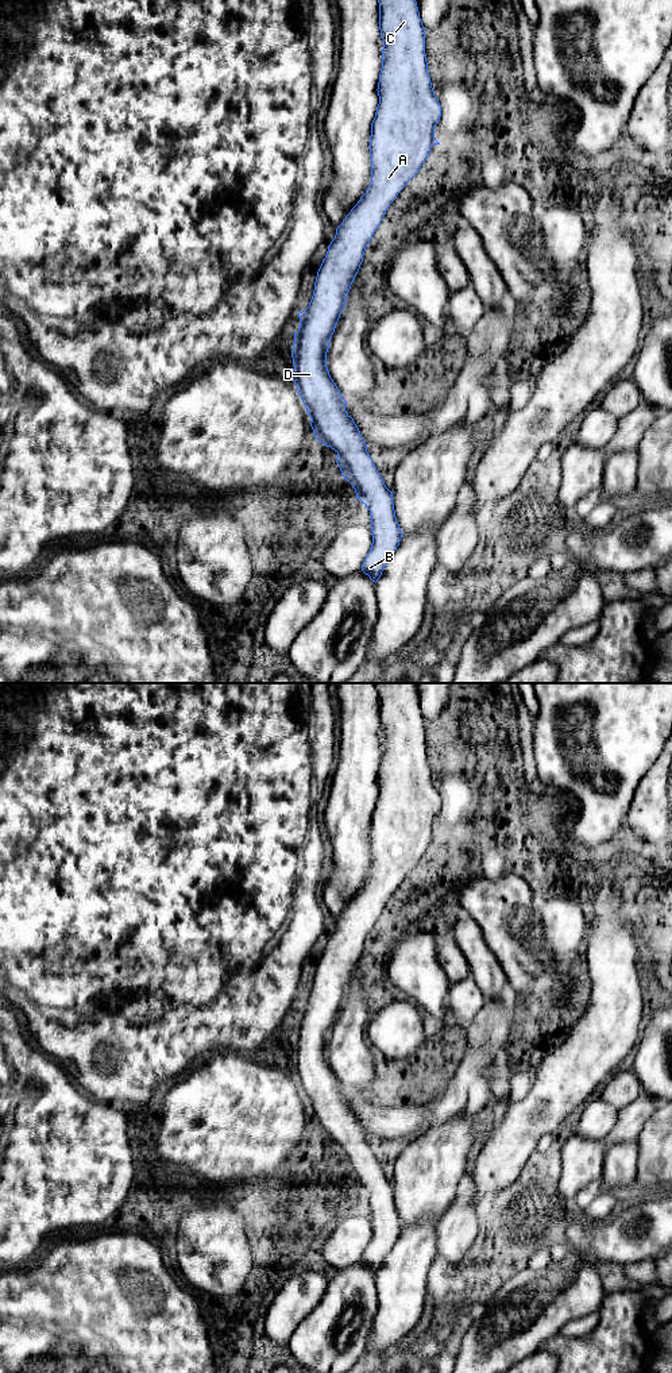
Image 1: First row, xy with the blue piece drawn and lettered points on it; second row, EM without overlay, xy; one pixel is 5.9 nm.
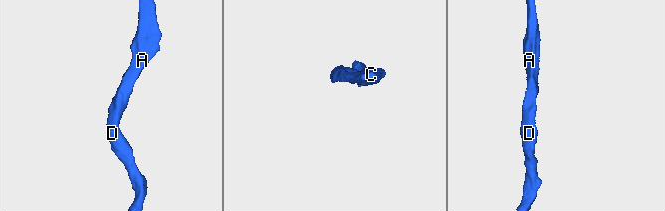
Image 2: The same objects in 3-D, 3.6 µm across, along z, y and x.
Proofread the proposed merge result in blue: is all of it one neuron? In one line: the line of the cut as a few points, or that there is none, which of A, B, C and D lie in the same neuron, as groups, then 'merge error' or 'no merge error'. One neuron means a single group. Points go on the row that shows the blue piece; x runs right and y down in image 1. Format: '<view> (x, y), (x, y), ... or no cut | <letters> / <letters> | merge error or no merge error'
no cut | A B C D | no merge error

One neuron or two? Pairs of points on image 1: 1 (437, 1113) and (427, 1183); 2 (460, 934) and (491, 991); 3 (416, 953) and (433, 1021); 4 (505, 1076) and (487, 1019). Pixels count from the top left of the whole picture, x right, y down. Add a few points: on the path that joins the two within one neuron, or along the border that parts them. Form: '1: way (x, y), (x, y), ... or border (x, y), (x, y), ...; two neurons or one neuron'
1: border (464, 1110), (459, 1115), (431, 1125), (408, 1138); two neurons
2: way (474, 948), (490, 978); one neuron
3: way (416, 970), (428, 987), (433, 1005); one neuron
4: border (495, 1059), (483, 1071), (481, 1080); two neurons

